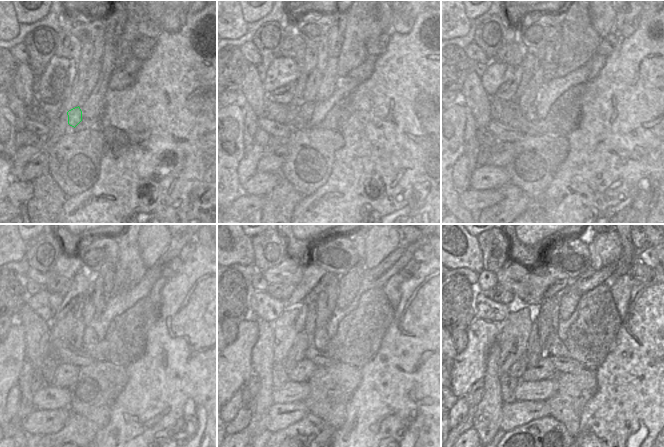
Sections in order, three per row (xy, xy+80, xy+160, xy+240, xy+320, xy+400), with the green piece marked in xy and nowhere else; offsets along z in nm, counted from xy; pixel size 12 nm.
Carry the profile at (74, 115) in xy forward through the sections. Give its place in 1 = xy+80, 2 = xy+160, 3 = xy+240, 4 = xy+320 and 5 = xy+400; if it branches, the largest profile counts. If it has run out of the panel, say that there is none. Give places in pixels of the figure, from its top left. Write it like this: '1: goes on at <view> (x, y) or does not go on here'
1: goes on at xy+80 (305, 111)
2: goes on at xy+160 (531, 114)
3: goes on at xy+240 (90, 337)
4: goes on at xy+320 (321, 339)
5: goes on at xy+400 (555, 346)

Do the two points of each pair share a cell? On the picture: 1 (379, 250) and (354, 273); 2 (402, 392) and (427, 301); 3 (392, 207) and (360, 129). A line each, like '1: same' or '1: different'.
1: different
2: same
3: same

